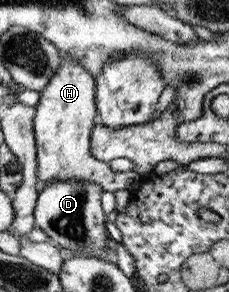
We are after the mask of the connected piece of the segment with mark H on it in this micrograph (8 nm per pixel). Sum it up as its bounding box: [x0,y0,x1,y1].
[32,52,140,192]

